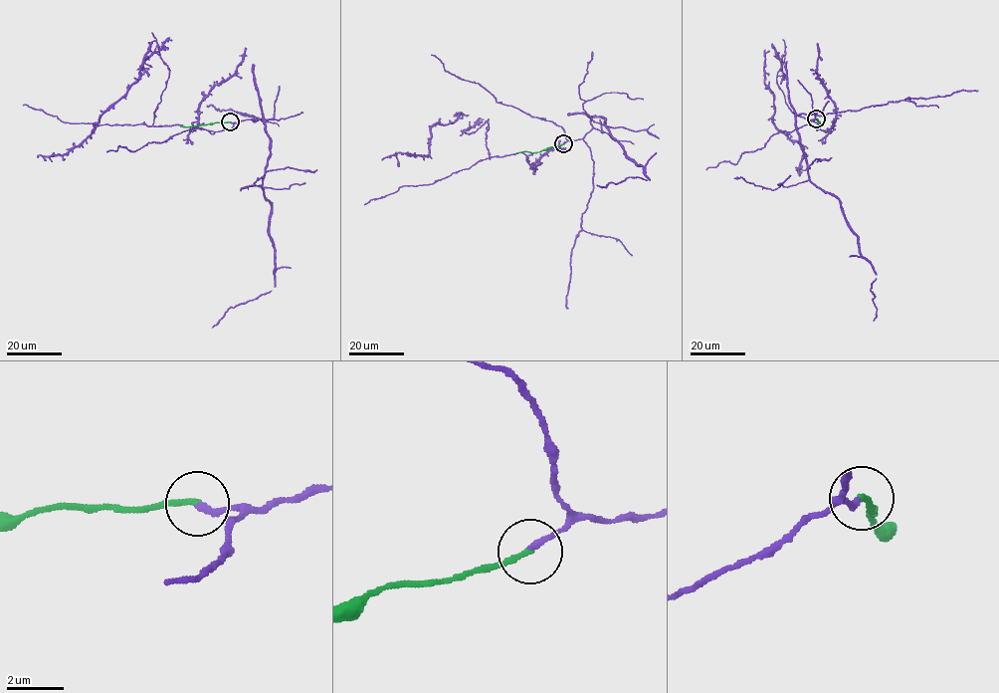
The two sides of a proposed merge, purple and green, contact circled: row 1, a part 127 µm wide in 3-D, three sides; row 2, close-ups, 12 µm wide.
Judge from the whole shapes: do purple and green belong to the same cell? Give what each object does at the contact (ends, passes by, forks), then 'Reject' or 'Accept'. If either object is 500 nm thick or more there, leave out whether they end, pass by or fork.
At the ring purple ends. At the ring green ends. Accept

